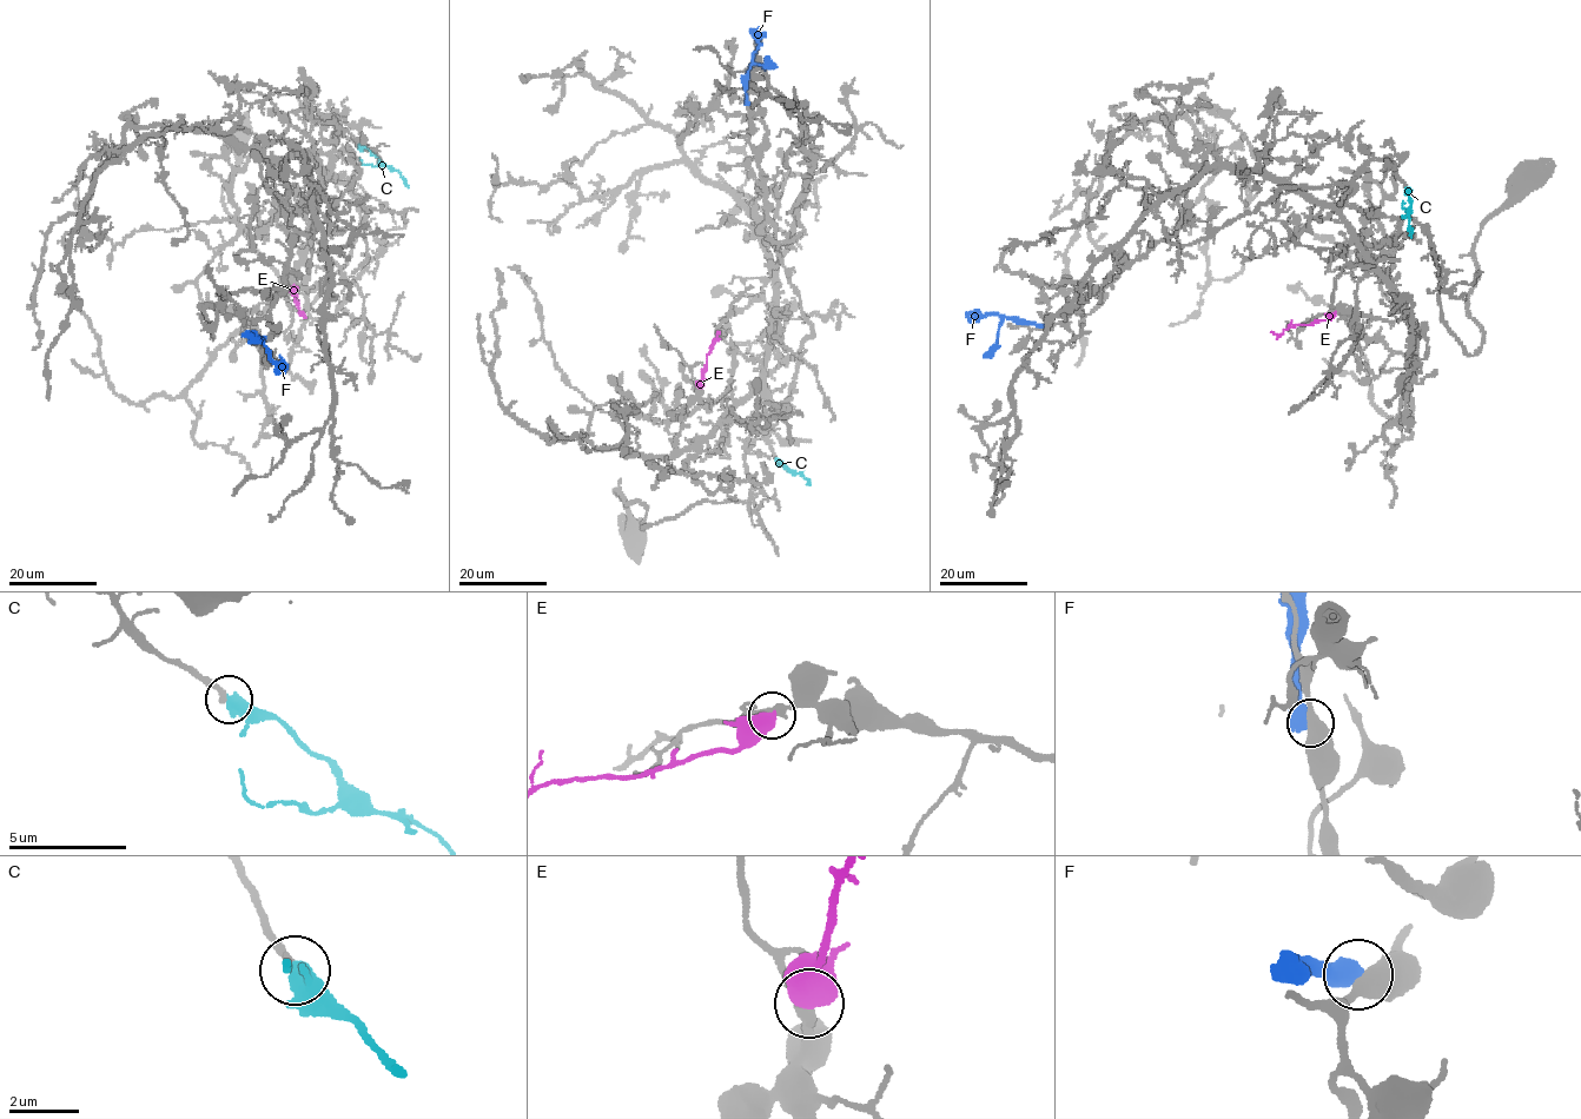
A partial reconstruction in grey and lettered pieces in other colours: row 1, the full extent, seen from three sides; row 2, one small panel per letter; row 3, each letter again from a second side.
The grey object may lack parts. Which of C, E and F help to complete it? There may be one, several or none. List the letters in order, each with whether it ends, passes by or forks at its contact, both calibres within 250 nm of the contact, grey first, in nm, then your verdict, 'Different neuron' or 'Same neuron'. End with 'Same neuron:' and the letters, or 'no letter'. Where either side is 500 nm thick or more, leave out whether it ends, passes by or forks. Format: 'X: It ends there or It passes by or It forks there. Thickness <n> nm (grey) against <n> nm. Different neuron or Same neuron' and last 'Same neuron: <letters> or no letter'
C: Thickness 220 nm (grey) against 600 nm. Same neuron
E: Thickness 280 nm (grey) against 650 nm. Different neuron
F: Thickness 480 nm (grey) against 650 nm. Different neuron
Same neuron: C

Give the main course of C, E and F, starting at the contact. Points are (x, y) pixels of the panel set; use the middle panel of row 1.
C: (776, 459), (789, 471), (807, 478), (809, 485)
E: (700, 386), (706, 356), (720, 332)
F: (748, 104), (746, 74), (752, 65), (772, 66)

